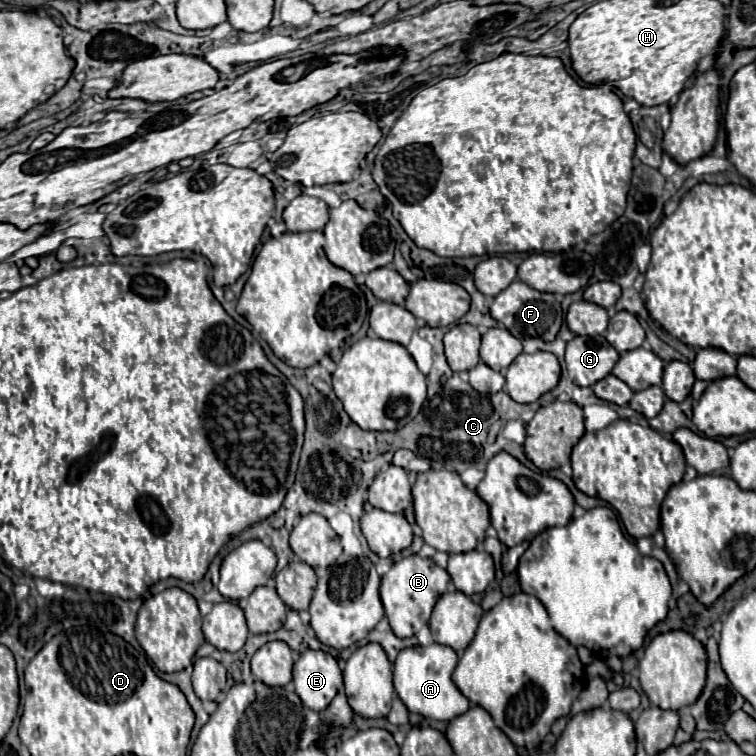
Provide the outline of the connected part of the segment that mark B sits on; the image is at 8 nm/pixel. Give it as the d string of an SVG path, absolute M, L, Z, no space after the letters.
M410 555L392 565L392 569L382 577L380 585L380 599L386 609L386 619L390 621L390 627L396 637L406 639L416 635L424 625L428 625L430 613L436 605L436 601L446 593L450 575L436 567L430 559L424 559L420 555Z

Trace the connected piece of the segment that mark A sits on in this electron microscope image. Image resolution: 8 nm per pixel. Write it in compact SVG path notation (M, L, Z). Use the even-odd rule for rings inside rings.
M432 643L428 647L408 647L394 661L394 689L408 711L436 721L452 721L470 709L470 701L452 683L458 657L448 645Z

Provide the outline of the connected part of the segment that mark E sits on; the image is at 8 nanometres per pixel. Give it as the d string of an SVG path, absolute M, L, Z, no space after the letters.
M308 649L294 663L292 681L306 707L312 711L324 711L342 689L342 671L332 655Z

